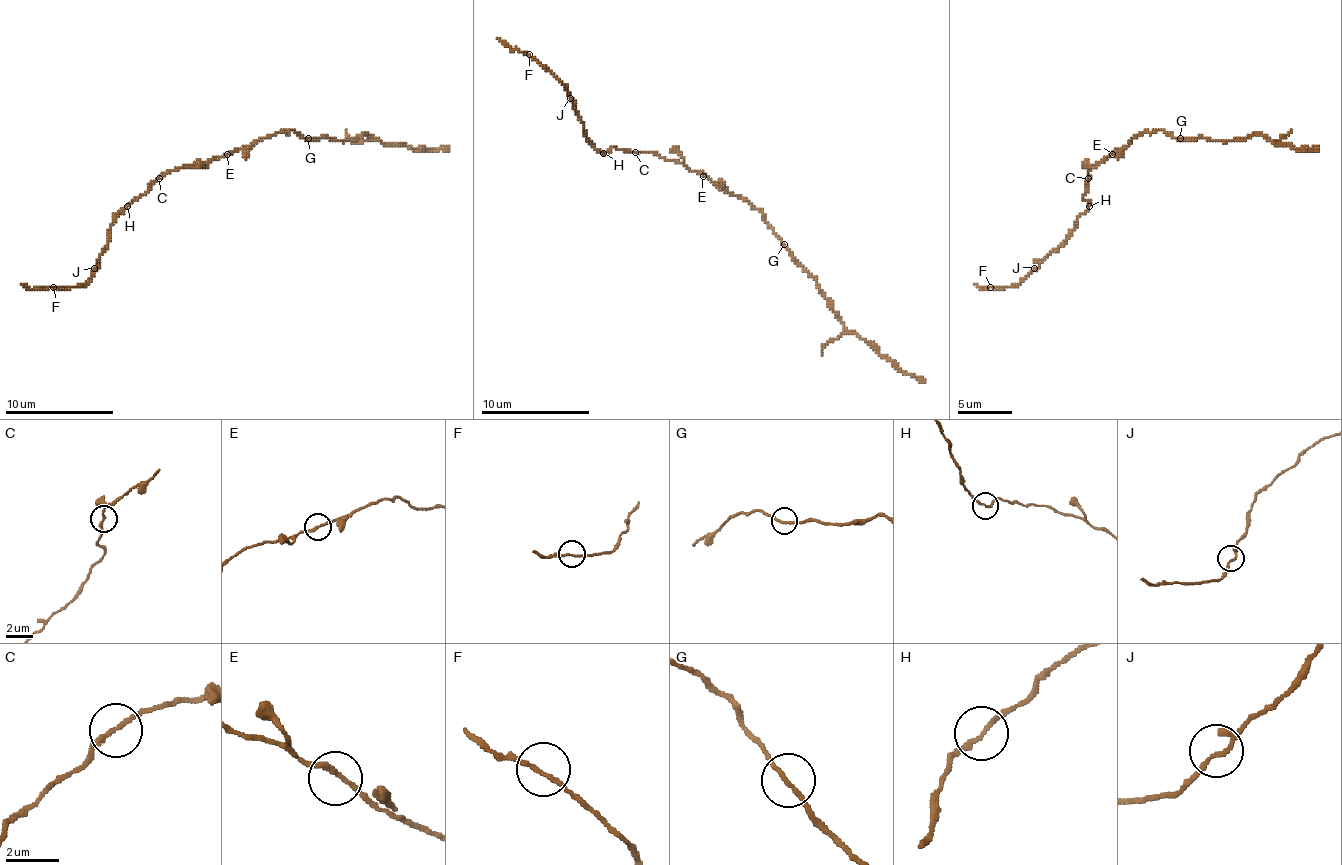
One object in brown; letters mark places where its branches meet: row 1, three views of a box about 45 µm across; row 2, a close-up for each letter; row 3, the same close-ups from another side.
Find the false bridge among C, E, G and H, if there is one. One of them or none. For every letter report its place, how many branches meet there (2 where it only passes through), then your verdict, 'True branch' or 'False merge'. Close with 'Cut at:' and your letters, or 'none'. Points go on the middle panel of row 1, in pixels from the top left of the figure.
C: Place: (635, 152). Branches: 2. True branch
E: Place: (703, 176). Branches: 2. True branch
G: Place: (784, 244). Branches: 2. True branch
H: Place: (603, 153). Branches: 2. True branch
Cut at: none

